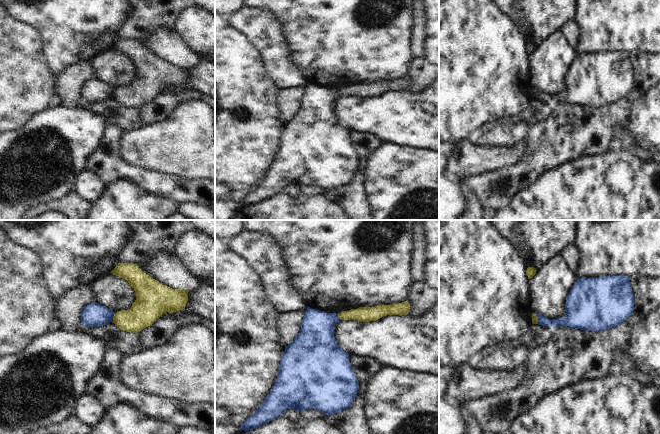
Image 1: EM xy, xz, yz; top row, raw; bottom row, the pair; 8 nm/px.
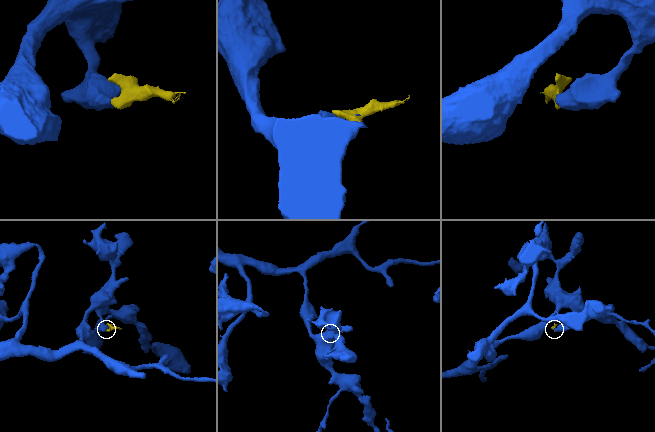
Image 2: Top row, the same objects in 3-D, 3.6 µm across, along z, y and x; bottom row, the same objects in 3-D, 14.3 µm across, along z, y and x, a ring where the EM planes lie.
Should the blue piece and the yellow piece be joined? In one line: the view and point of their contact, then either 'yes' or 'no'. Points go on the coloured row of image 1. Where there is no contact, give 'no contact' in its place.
contact xy (112, 317); no

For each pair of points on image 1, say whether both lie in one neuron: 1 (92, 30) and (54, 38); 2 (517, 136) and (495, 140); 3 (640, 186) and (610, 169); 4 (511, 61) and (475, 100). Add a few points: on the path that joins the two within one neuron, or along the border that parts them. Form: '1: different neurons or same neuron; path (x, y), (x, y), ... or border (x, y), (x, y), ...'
1: same neuron; path (83, 30), (72, 30), (63, 38)
2: same neuron; path (512, 136), (500, 136)
3: same neuron; path (633, 186), (627, 186), (617, 176)
4: same neuron; path (501, 71), (482, 90)

